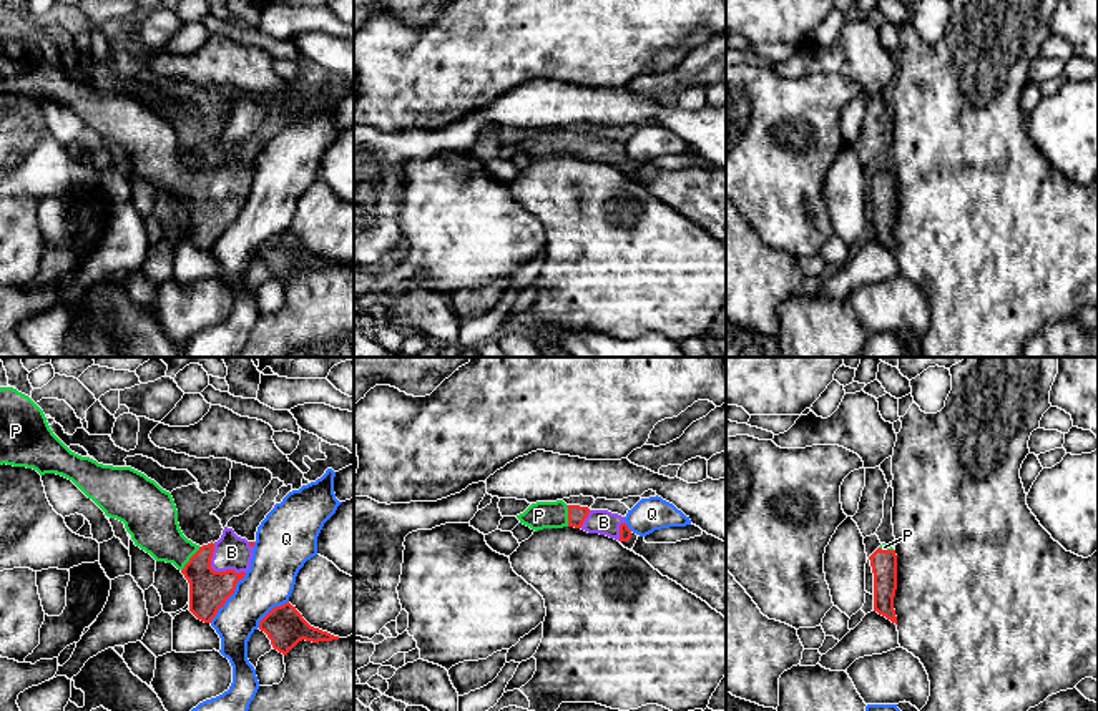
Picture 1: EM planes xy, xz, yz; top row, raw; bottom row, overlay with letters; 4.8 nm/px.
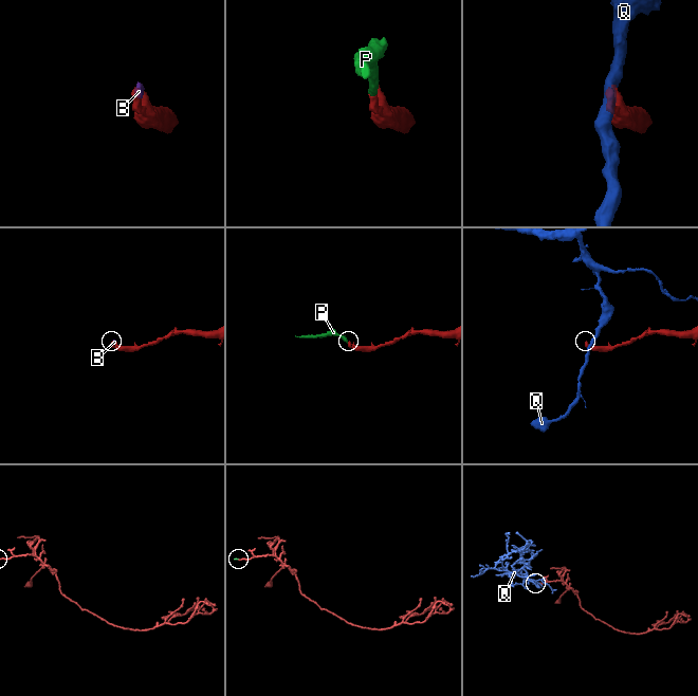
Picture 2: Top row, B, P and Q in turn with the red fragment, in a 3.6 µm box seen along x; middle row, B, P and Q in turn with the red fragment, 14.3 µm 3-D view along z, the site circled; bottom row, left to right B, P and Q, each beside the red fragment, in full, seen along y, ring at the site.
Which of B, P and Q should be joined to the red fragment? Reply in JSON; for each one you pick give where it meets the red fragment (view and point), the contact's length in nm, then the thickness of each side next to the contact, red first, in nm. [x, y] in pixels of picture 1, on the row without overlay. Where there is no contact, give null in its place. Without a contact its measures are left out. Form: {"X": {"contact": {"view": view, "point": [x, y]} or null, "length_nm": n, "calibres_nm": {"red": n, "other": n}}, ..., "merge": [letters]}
{"B": {"contact": {"view": "xy", "point": [216, 200]}, "length_nm": 220, "calibres_nm": {"red": 190, "other": 170}}, "P": {"contact": {"view": "xy", "point": [190, 186]}, "length_nm": 150, "calibres_nm": {"red": 190, "other": 240}}, "merge": ["B", "P"]}

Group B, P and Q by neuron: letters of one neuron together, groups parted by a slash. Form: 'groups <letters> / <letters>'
groups B P / Q

